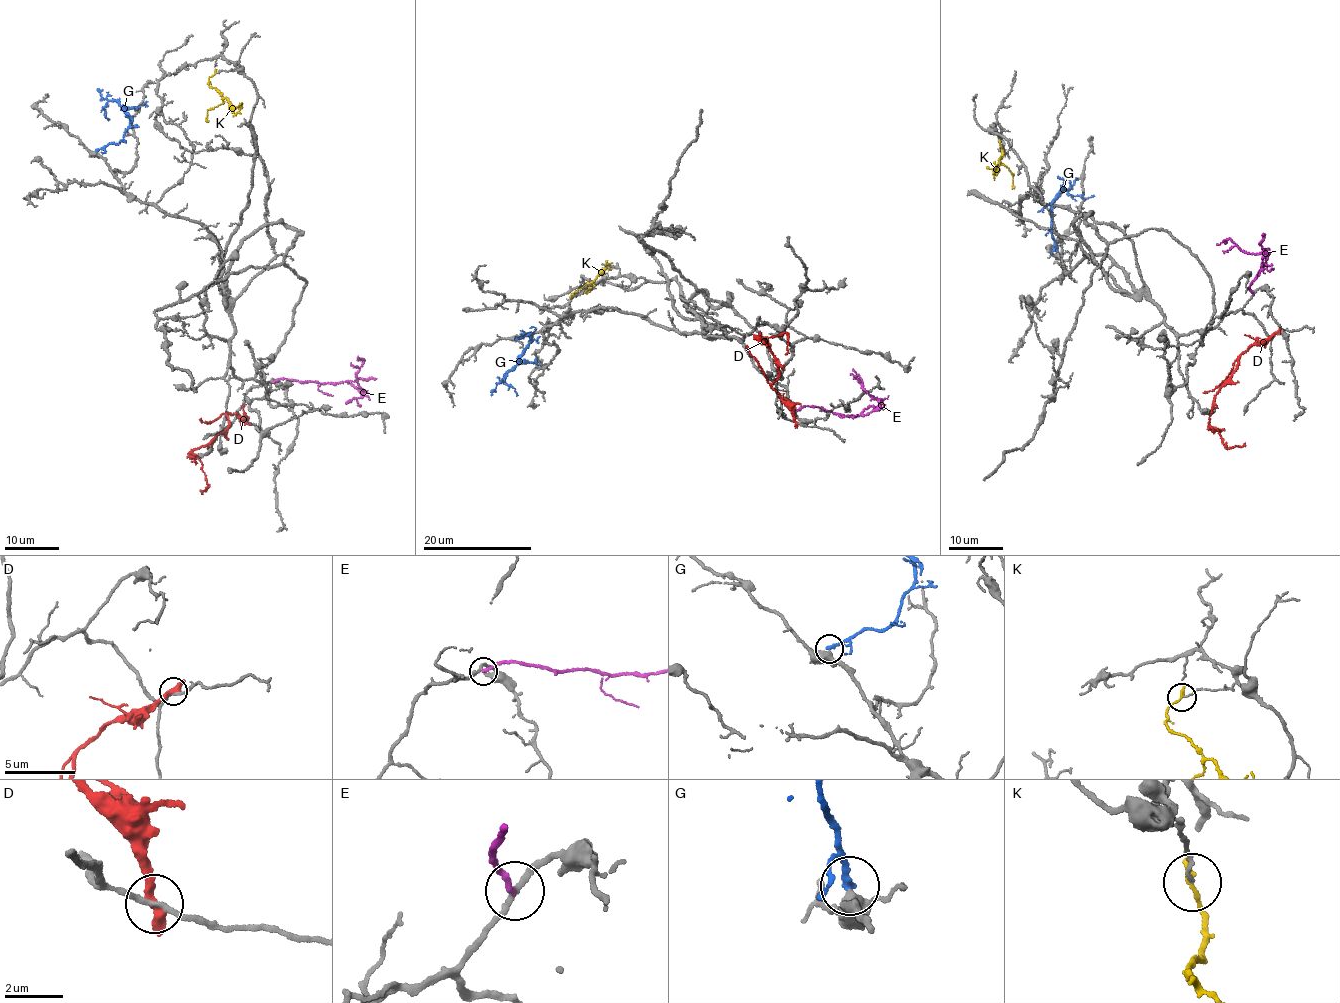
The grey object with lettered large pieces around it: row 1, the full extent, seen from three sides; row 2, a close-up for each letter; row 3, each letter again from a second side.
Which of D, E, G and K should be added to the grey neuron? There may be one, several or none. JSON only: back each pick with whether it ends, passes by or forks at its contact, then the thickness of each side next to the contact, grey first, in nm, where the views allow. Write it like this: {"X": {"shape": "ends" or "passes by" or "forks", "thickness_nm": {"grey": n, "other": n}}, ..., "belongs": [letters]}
{"belongs": []}

